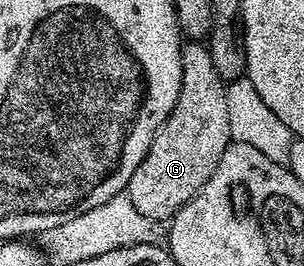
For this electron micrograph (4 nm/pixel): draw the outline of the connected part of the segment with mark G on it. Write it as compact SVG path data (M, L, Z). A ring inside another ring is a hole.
M202 41L183 42L182 80L176 105L160 125L144 161L136 165L125 194L132 197L132 205L144 217L169 221L216 173L216 165L220 165L220 157L224 157L231 142L226 83L212 65L210 48Z

